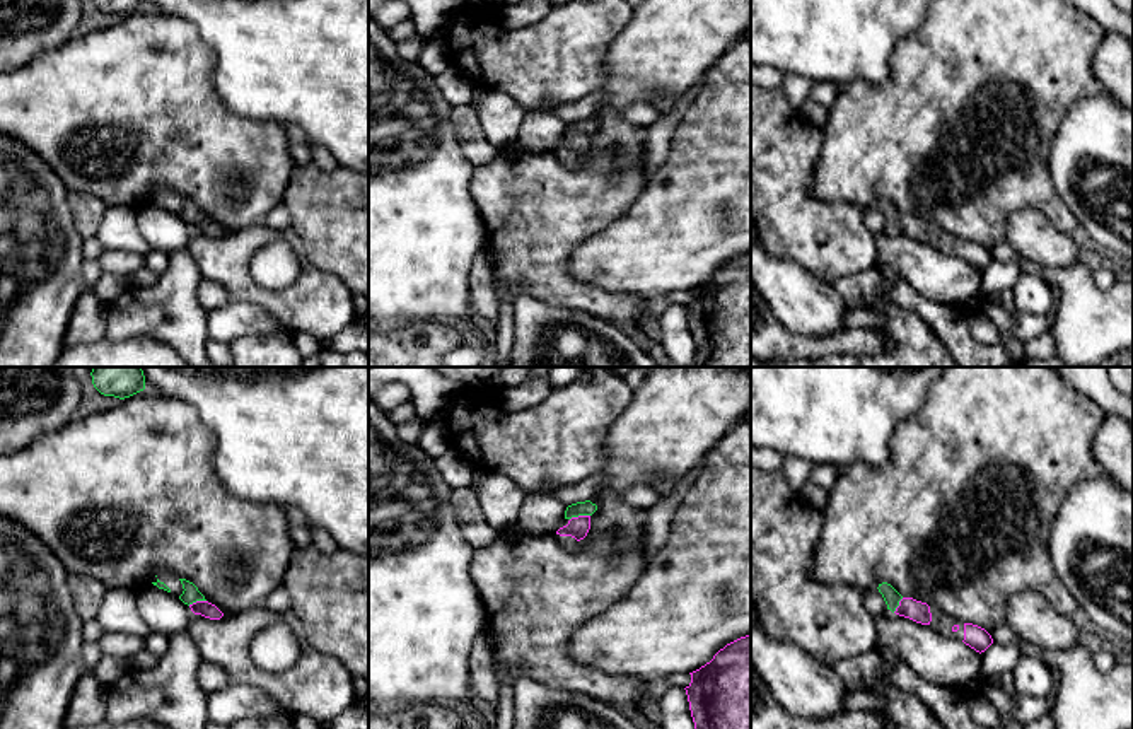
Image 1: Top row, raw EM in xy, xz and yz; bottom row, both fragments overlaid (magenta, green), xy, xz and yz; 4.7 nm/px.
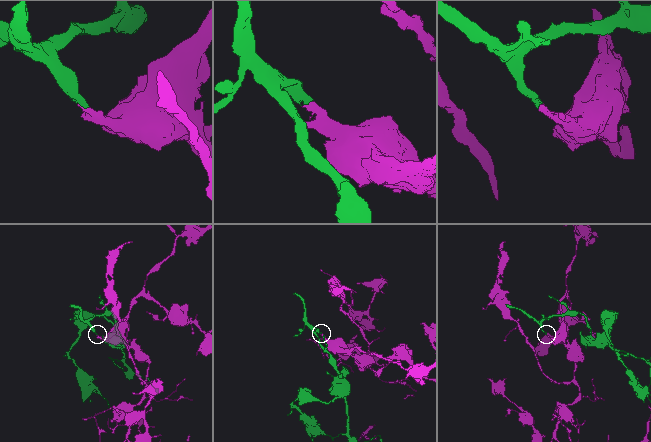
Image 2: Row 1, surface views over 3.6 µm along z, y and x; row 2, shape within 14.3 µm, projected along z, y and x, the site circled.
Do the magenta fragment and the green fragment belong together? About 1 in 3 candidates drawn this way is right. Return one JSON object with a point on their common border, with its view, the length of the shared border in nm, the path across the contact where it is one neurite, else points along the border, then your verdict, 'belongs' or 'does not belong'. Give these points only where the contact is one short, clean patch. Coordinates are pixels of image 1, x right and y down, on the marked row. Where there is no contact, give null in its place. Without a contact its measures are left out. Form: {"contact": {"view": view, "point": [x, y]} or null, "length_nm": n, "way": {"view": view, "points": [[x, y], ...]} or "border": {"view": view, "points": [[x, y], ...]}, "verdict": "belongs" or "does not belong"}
{"contact": {"view": "xz", "point": [579, 516]}, "length_nm": 100, "way": {"view": "xz", "points": [[577, 528], [579, 516], [587, 507]]}, "verdict": "belongs"}

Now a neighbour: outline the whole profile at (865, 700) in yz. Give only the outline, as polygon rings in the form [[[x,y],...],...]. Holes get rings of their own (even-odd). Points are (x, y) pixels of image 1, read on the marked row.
[[[872,690],[846,691],[845,710],[862,710],[867,714],[882,714],[886,700]]]

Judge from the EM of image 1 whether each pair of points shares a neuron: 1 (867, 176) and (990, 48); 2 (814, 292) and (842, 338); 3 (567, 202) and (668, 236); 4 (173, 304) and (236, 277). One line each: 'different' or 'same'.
1: same
2: different
3: different
4: different

